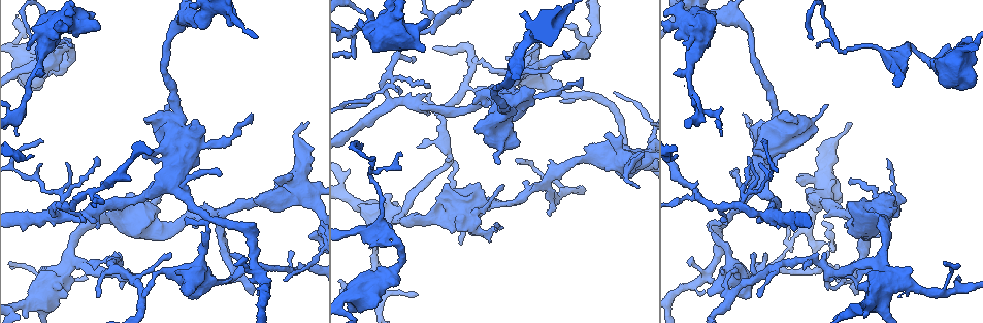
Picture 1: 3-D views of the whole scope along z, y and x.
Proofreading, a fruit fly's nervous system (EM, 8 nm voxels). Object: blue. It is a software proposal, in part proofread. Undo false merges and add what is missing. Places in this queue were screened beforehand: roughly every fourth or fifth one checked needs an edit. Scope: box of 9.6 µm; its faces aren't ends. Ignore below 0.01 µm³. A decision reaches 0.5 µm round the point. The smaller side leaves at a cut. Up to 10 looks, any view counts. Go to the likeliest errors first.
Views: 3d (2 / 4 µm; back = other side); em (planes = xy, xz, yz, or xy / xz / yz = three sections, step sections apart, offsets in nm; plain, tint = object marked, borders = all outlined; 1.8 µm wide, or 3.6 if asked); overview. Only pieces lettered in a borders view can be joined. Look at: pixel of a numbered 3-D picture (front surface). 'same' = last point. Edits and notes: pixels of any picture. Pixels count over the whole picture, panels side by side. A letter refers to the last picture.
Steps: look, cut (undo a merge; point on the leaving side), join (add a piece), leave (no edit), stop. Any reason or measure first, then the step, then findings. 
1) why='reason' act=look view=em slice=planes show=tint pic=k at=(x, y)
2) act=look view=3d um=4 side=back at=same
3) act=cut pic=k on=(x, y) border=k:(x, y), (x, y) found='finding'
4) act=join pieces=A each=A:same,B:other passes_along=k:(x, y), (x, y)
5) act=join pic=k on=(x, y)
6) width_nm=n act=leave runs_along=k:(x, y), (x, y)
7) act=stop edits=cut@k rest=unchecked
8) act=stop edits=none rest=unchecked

why='an open end' act=look view=em slice=xz step=16 show=tint pic=1 at=(676, 156)

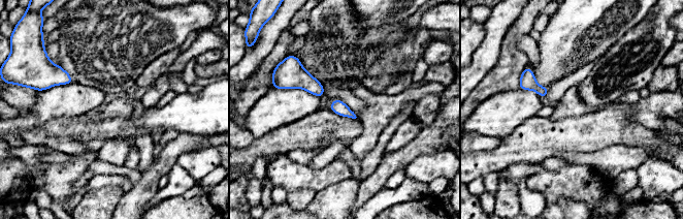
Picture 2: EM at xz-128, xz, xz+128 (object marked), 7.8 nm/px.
act=look view=em slice=yz step=16 show=borders at=same

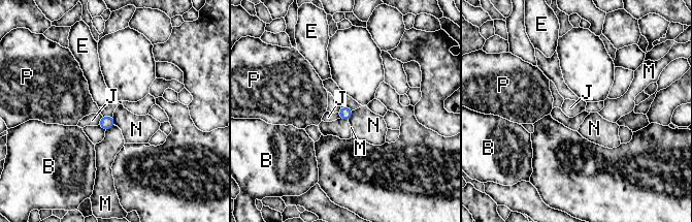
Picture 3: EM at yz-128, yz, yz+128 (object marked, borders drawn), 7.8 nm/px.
width_nm=100 act=leave each=B:other,E:other,J:other,M:other,N:other,P:other border=3:(102, 116), (98, 124) found='none of them fits'

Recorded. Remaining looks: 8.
why='stops while still wide' act=look view=3d um=4 pic=1 at=(358, 24)

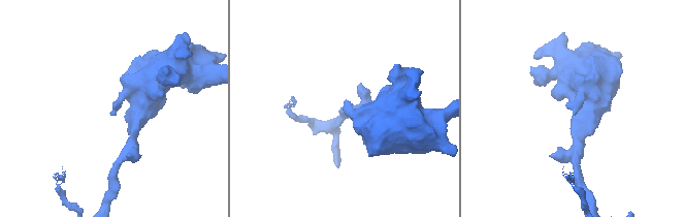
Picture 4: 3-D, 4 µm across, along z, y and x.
why='now the EM' act=look view=em slice=xy step=4 show=borders pic=4 at=(574, 113)

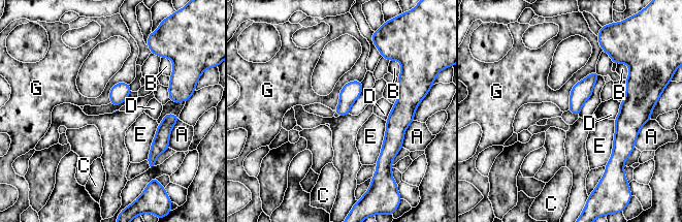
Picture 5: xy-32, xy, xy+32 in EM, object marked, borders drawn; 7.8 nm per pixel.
act=look view=em slice=planes show=borders at=same

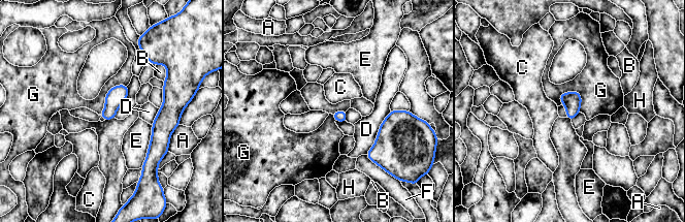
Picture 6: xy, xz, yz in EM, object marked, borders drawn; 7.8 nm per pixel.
act=leave each=A:other,B:other,C:other,D:other,E:other,F:other,G:other,H:other border=6:(558, 95), (577, 91), (580, 112) found='no lettered piece goes on from it'

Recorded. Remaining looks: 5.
why='free end' act=look view=3d um=2 pic=1 at=(283, 279)

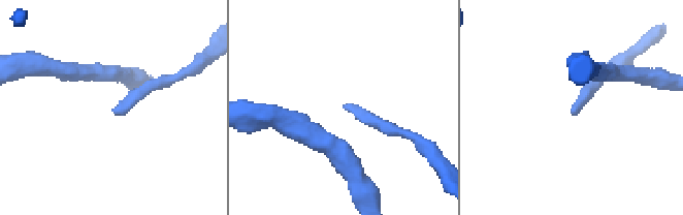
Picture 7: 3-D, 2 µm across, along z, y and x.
act=look view=em slice=xy step=8 show=borders pic=7 at=(348, 104)

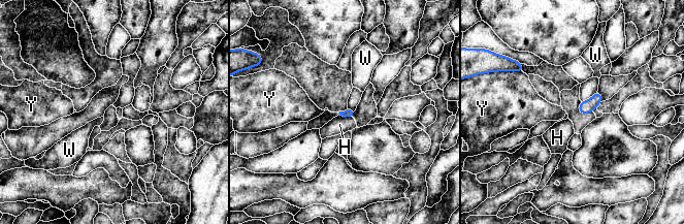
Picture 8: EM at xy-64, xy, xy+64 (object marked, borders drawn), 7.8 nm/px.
act=look view=em slice=planes show=borders at=same

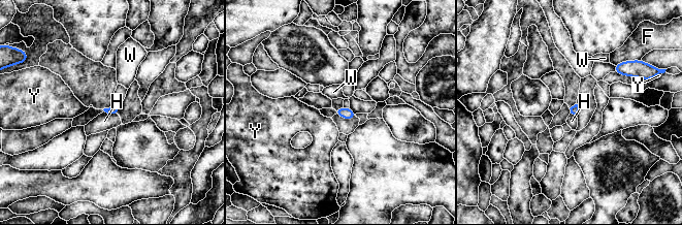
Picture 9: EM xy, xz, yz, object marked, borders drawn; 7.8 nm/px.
act=leave each=F:other,H:other,W:other,Y:other border=9:(104, 110), (117, 115) found='no lettered piece goes on from it'

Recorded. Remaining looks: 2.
why='three arms meet' act=look view=em slice=planes show=borders pic=1 at=(388, 104)

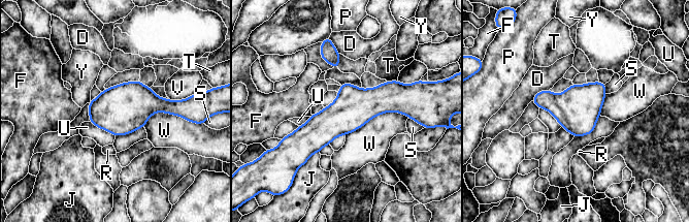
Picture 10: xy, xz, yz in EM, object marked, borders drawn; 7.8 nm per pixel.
act=leave each=D:other,F:other,J:other,P:other,R:other,S:other,T:other,U:other,V:other,W:other,Y:other runs_along=10:(408, 106), (361, 104), (291, 137) found='one neuron here'

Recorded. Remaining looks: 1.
act=stop edits=none rest=unchecked

